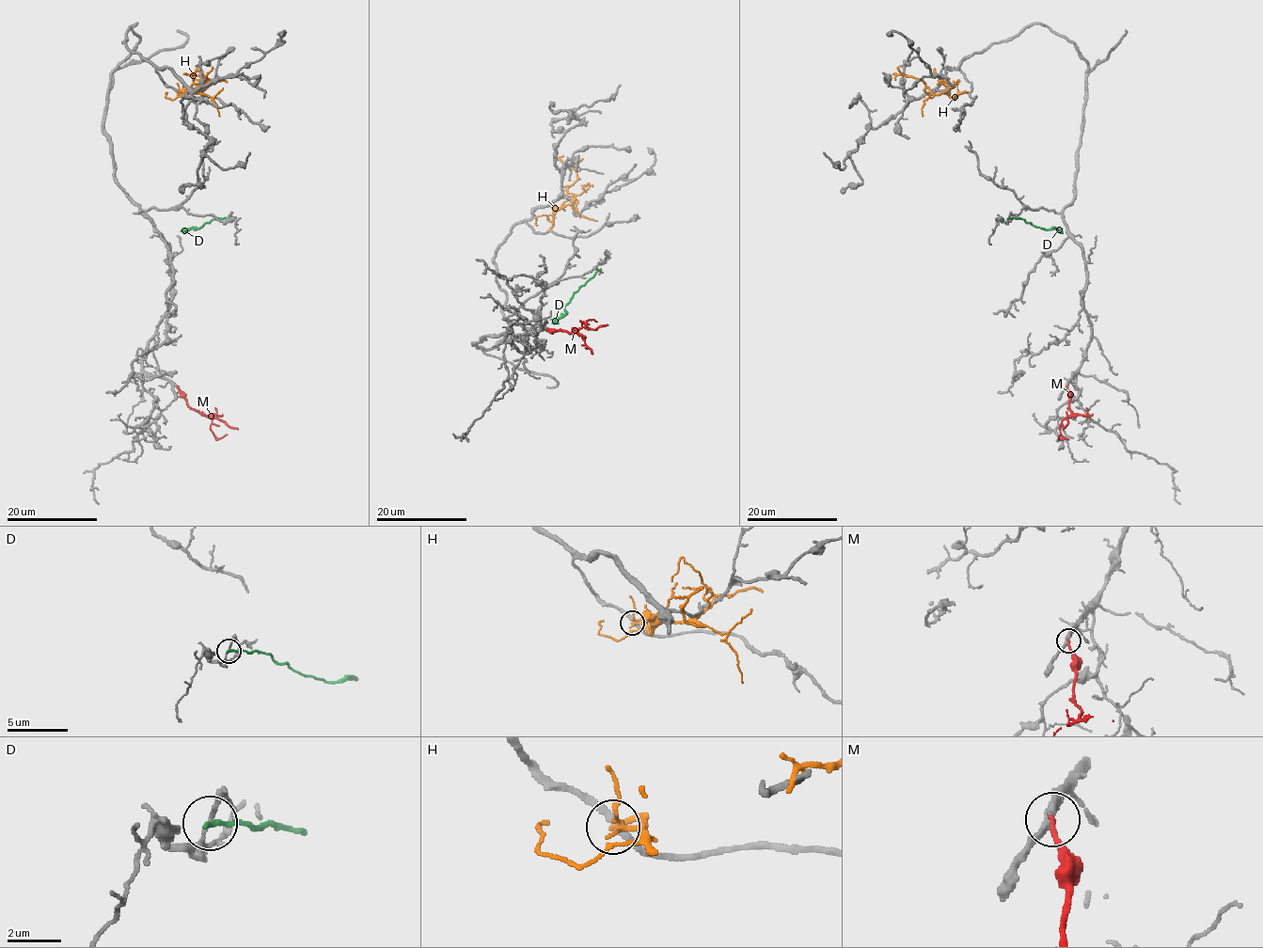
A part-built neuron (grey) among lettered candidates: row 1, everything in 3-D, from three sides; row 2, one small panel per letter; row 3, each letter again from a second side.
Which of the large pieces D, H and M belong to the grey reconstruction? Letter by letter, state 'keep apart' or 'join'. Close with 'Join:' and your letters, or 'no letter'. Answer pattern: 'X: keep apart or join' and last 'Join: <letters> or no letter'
D: keep apart
H: keep apart
M: join
Join: M

